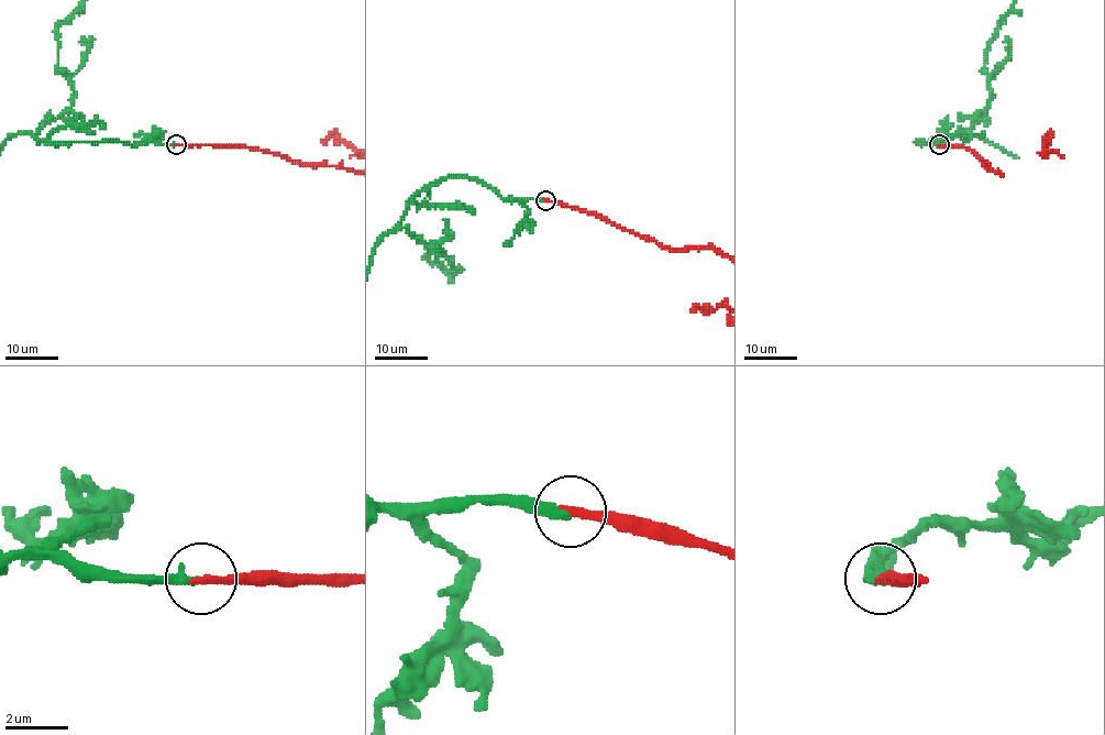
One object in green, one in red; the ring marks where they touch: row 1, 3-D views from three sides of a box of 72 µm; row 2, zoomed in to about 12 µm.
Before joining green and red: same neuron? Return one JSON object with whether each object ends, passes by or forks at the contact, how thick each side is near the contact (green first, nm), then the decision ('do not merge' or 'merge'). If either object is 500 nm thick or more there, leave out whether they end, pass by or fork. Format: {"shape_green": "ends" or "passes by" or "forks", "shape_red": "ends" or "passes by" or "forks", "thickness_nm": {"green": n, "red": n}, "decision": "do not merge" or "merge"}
{"shape_green": "ends", "shape_red": "ends", "thickness_nm": {"green": 340, "red": 240}, "decision": "merge"}

